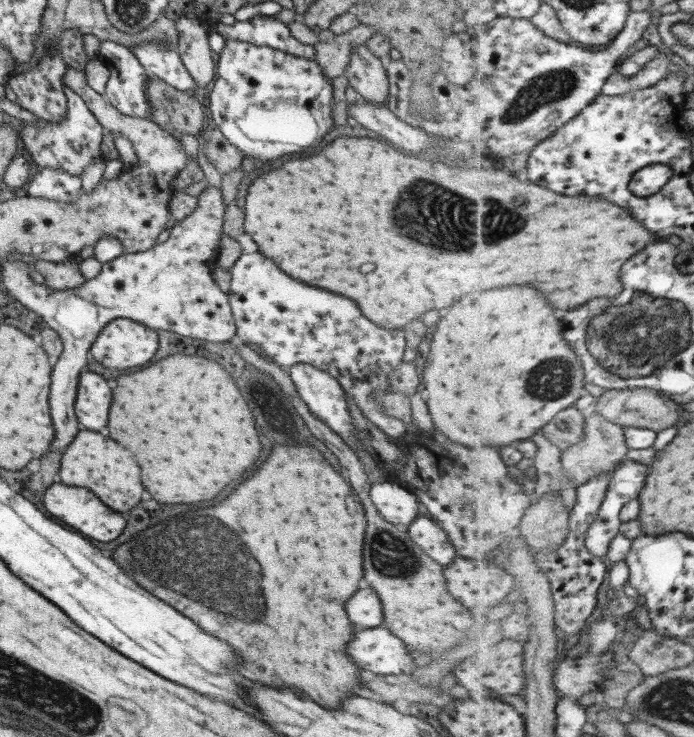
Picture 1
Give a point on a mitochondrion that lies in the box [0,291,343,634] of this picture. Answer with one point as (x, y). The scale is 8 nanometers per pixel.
(230, 575)

